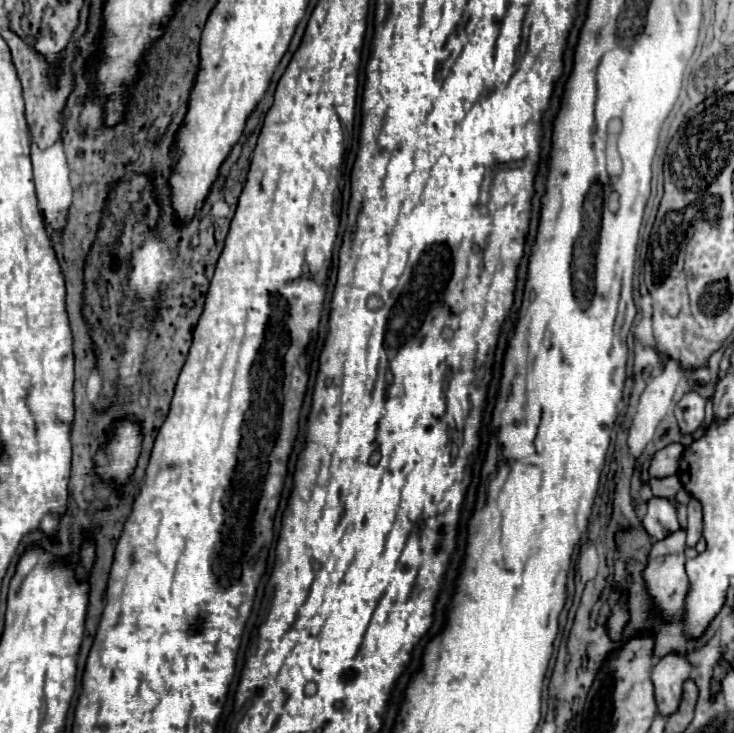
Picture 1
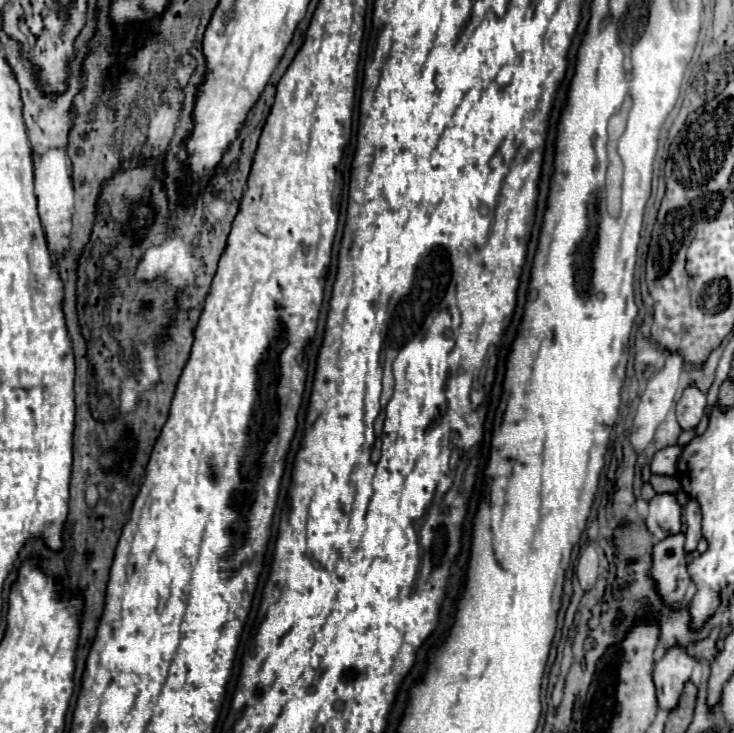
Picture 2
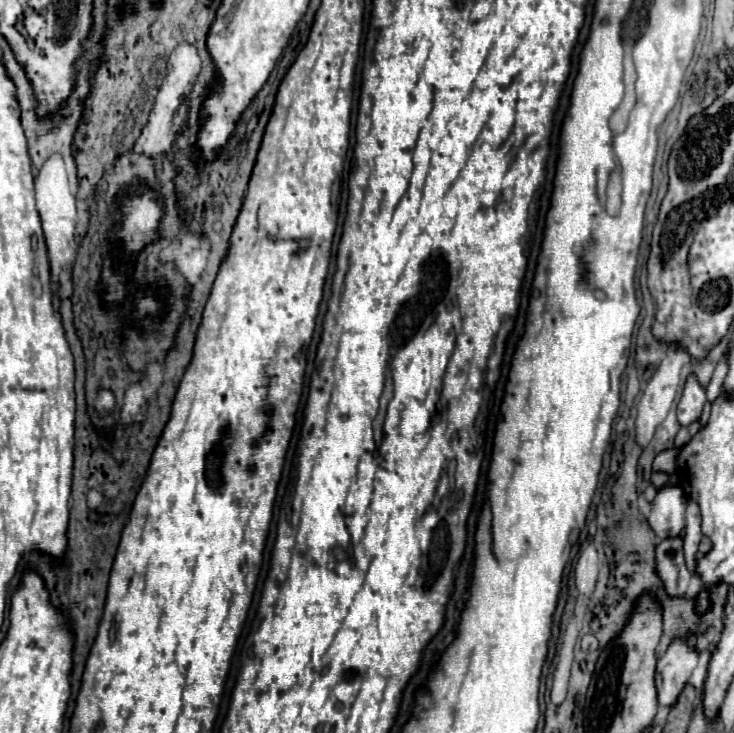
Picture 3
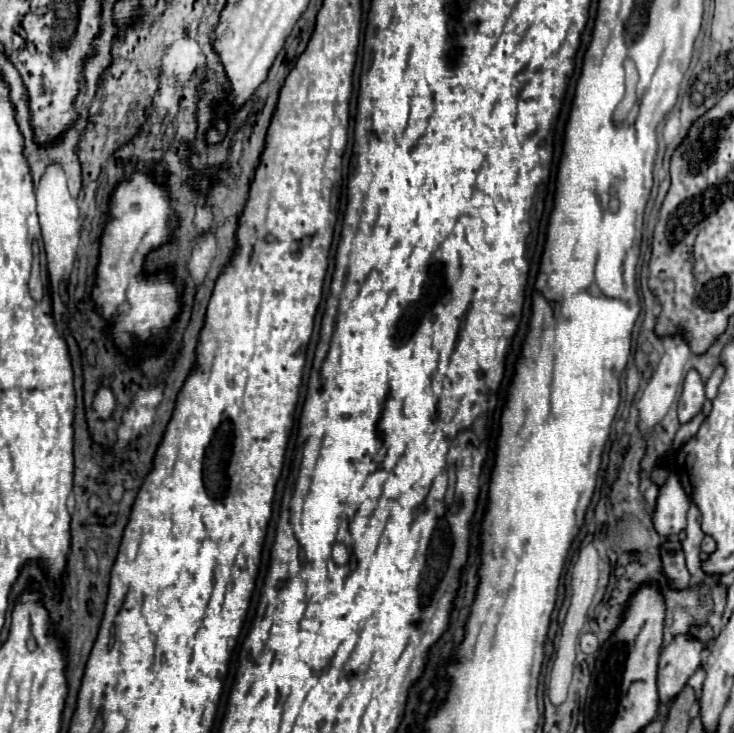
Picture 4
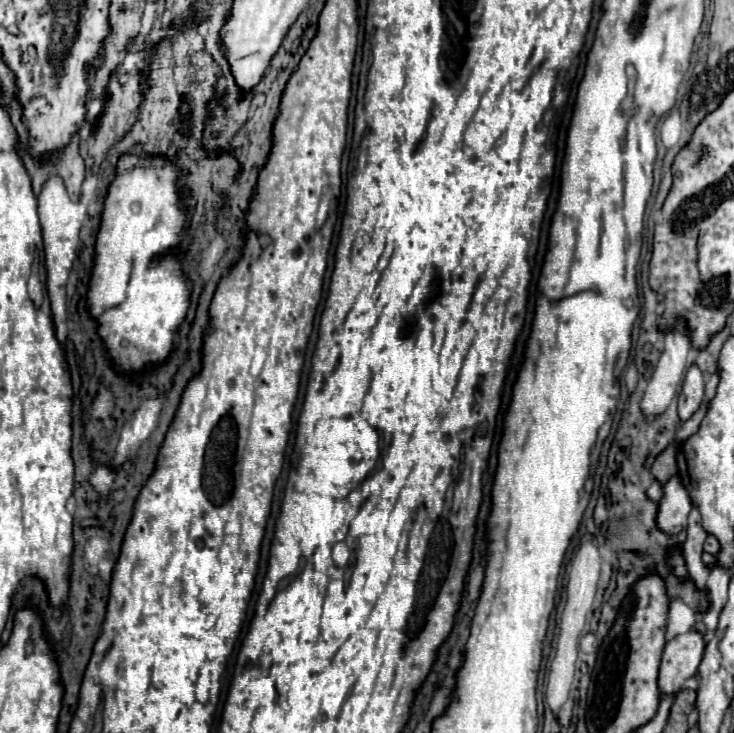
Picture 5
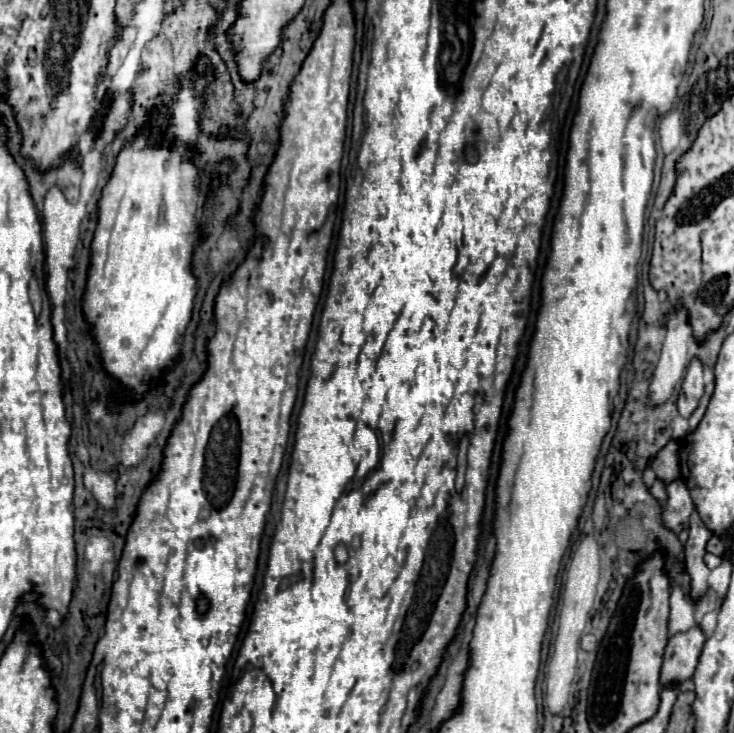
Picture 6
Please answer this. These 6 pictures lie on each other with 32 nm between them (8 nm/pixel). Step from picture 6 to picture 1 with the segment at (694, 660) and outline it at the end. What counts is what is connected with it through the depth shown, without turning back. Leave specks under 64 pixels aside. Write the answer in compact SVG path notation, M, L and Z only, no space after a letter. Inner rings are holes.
M668 654L652 668L654 698L660 716L670 716L680 706L682 684L690 676L692 666L684 656Z

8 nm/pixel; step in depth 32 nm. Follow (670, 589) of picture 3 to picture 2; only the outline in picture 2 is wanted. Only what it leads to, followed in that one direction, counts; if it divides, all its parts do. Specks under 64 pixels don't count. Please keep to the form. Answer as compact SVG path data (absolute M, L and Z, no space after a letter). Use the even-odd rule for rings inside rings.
M684 534L668 536L660 540L652 550L650 578L662 602L670 608L687 604L696 592L696 585L686 572Z

